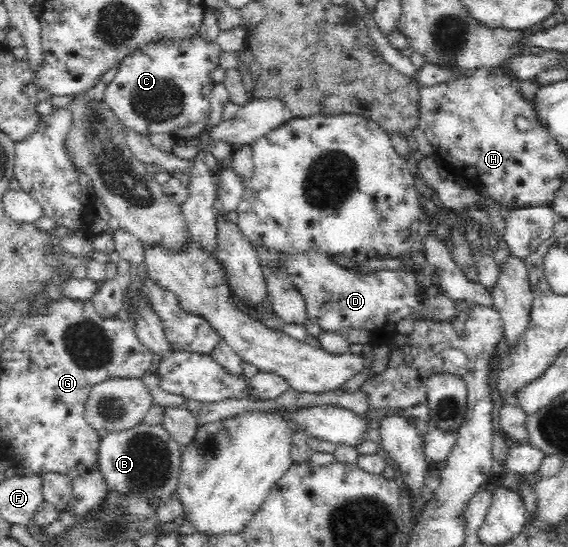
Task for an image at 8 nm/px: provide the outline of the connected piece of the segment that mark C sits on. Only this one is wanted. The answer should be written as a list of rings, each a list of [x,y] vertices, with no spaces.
[[[199,33],[187,40],[143,44],[117,65],[118,73],[107,84],[103,101],[123,126],[144,136],[169,133],[175,141],[181,138],[175,136],[177,129],[208,118],[208,100],[215,86],[211,71],[221,65],[222,53],[217,41],[207,43]]]

